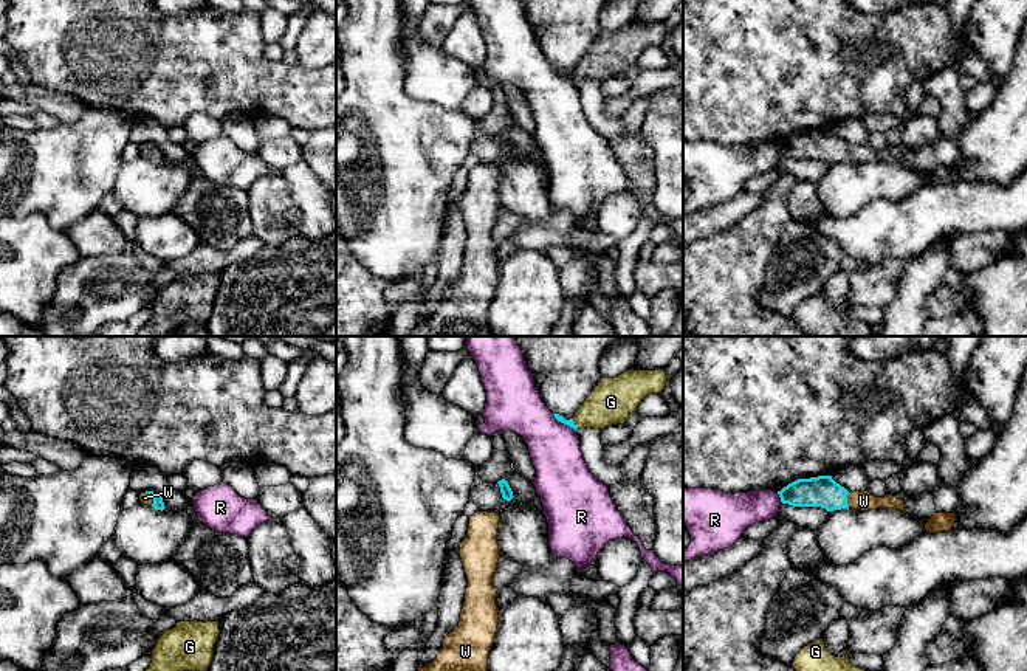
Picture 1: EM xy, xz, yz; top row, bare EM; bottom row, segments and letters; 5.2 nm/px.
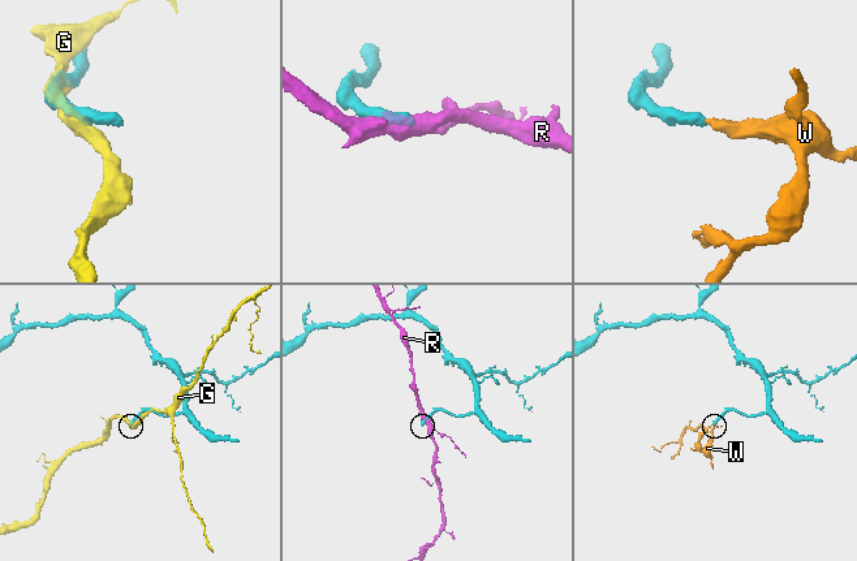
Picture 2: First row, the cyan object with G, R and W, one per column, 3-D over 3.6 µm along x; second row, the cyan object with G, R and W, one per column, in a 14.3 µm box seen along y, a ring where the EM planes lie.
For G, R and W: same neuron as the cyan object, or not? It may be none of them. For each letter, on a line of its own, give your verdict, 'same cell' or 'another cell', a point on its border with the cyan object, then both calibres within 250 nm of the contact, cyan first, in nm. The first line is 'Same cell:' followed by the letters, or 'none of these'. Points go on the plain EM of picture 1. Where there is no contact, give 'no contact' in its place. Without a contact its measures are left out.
Same cell: W
G: another cell; meets cyan in xz at (575, 78); 40 nm thick on the cyan side, 220 nm on the other
R: another cell; meets cyan in xz at (564, 76); 40 nm thick on the cyan side, 280 nm on the other
W: same cell; meets cyan in xy at (154, 151); 60 nm thick on the cyan side, 60 nm on the other

